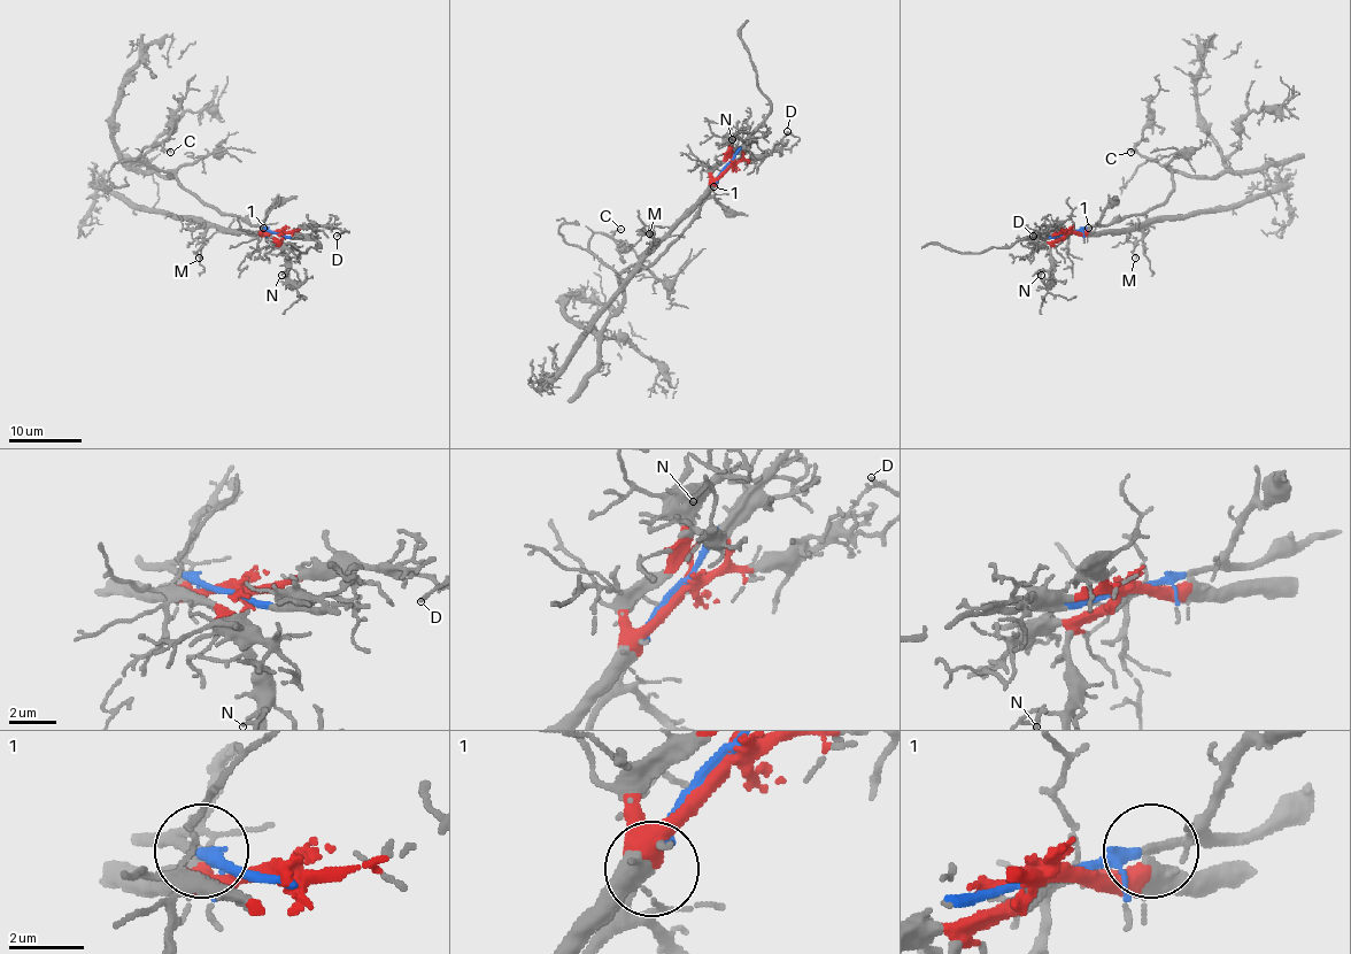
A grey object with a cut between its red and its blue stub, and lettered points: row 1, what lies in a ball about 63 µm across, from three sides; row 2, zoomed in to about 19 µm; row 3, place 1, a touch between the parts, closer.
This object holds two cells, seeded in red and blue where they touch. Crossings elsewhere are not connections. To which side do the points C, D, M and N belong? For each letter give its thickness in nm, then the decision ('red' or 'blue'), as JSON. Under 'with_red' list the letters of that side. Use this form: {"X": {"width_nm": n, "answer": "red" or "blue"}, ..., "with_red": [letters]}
{"C": {"width_nm": 110, "answer": "blue"}, "D": {"width_nm": 120, "answer": "red"}, "M": {"width_nm": 110, "answer": "red"}, "N": {"width_nm": 80, "answer": "red"}, "with_red": ["D", "M", "N"]}

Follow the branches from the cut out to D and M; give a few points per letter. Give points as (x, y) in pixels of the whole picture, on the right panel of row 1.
D: (1067, 233), (1058, 225), (1033, 237)
M: (1067, 233), (1128, 231), (1135, 259)

